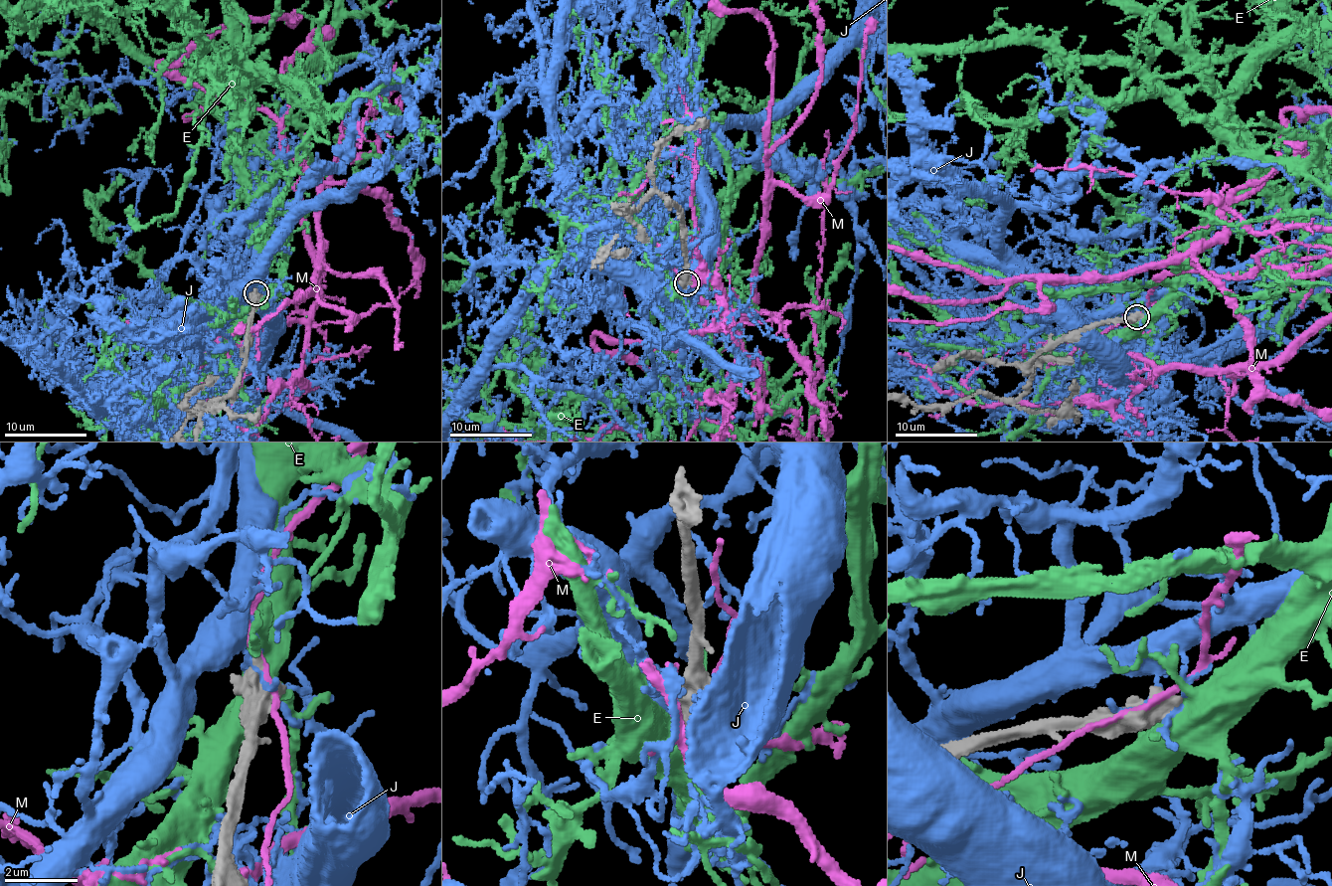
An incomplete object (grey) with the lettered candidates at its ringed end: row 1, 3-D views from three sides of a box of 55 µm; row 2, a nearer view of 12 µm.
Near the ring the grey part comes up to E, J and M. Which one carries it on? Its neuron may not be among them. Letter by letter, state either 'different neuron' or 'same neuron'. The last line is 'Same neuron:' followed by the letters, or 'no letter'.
E: different neuron
J: different neuron
M: different neuron
Same neuron: no letter

